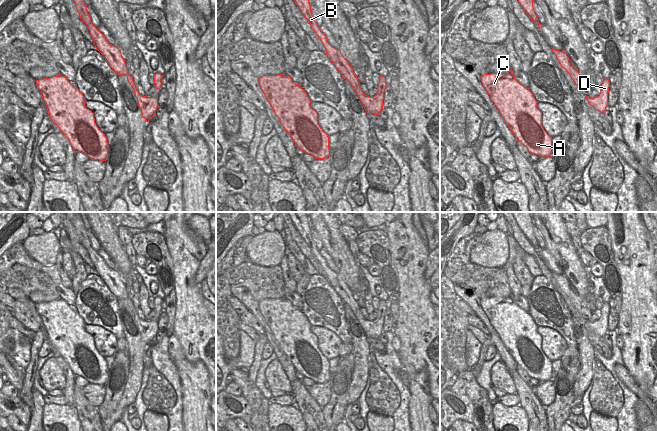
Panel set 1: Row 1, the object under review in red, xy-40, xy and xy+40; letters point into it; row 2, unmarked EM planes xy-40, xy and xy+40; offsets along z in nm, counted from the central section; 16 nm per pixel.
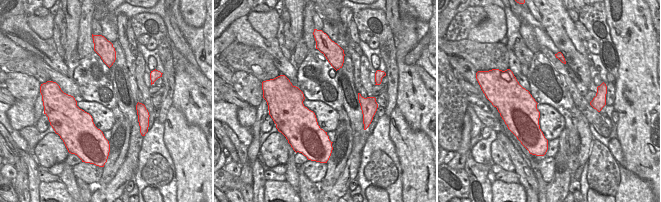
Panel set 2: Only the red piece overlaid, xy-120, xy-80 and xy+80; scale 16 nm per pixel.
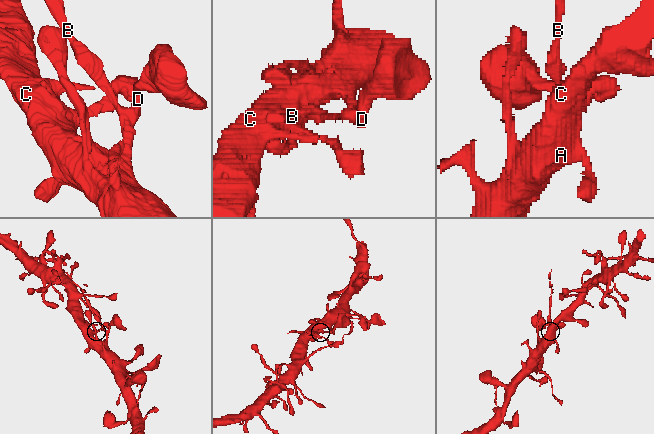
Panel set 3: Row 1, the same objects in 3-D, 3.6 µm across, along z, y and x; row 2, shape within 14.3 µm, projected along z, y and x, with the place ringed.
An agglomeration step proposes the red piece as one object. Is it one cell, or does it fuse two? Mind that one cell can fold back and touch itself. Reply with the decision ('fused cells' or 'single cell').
fused cells

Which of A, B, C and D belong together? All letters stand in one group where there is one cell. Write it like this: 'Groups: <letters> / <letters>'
Groups: A C D / B

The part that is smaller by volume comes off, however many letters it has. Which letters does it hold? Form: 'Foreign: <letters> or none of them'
Foreign: B

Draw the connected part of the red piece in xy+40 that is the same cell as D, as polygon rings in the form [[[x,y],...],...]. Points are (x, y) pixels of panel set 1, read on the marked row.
[[[604,78],[600,86],[600,94],[595,98],[589,98],[584,95],[589,103],[597,111],[604,113],[606,107],[608,106],[608,93],[609,93],[610,82],[609,79]]]

